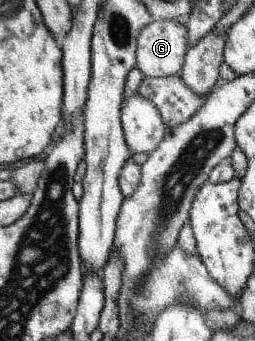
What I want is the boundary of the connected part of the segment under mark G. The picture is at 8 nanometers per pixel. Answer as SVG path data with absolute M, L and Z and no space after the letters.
M154 20L136 38L135 65L144 77L178 74L188 49L187 26L172 20Z

